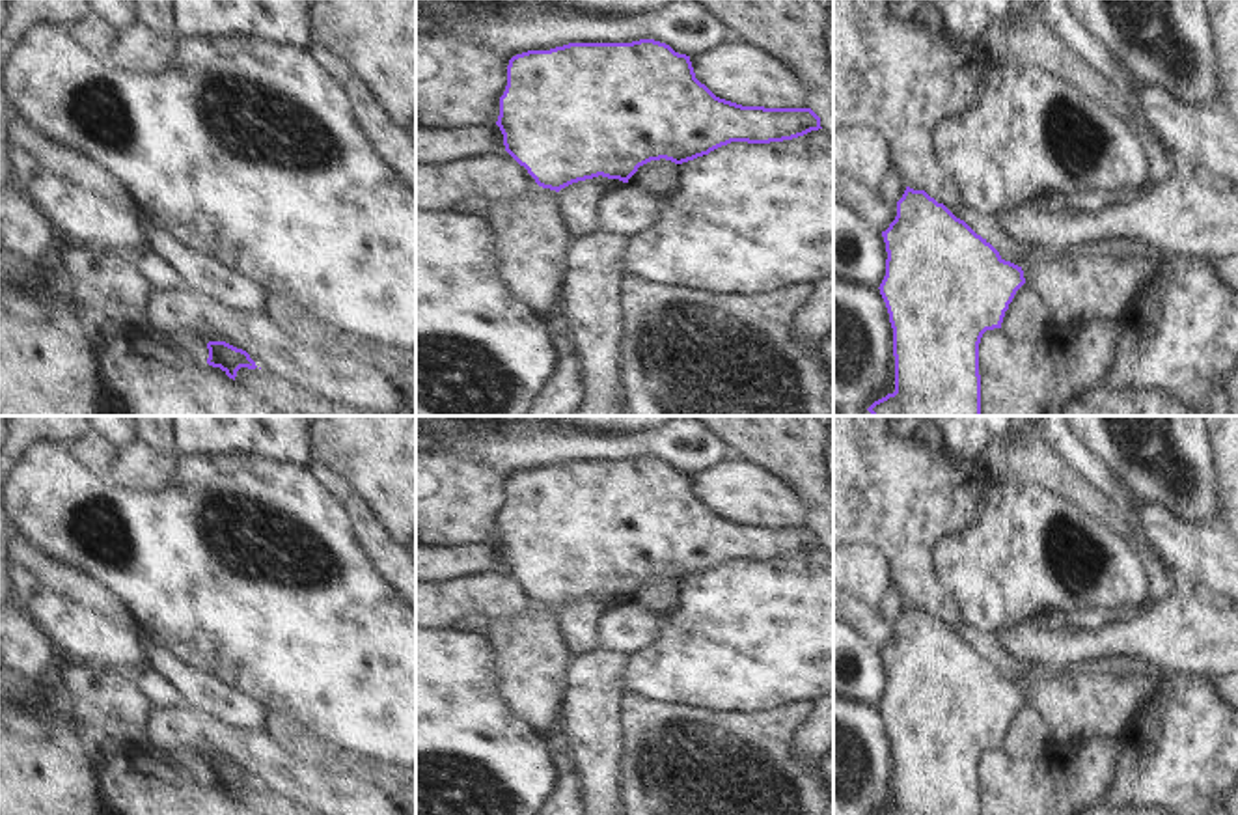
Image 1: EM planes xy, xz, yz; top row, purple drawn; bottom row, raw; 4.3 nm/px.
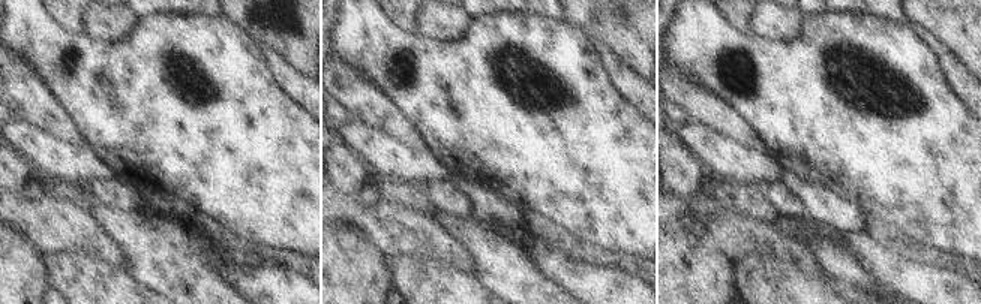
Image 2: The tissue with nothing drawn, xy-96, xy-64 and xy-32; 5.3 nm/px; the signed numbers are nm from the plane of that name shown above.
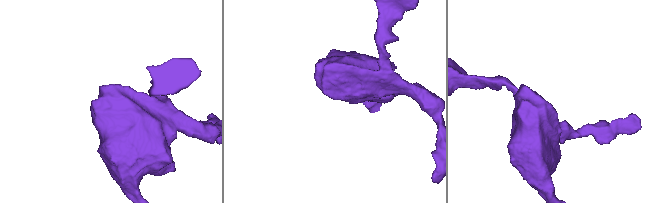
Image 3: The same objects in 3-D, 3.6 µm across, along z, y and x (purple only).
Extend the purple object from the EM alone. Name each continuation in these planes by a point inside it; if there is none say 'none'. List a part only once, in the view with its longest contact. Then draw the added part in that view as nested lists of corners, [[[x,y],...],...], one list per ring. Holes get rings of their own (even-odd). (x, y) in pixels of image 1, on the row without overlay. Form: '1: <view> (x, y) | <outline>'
none

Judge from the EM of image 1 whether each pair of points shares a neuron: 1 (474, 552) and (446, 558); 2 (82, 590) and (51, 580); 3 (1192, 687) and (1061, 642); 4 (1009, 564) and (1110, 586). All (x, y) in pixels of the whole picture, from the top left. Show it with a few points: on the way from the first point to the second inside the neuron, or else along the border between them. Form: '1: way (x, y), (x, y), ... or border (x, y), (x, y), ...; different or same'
1: way (467, 558), (453, 558); same
2: way (75, 582), (58, 580); same
3: border (1209, 670), (1169, 670), (1166, 674); different
4: way (1033, 566), (1074, 607), (1086, 597); same

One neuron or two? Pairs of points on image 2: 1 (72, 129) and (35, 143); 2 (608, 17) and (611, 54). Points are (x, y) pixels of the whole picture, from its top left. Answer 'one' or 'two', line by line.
1: two
2: two

